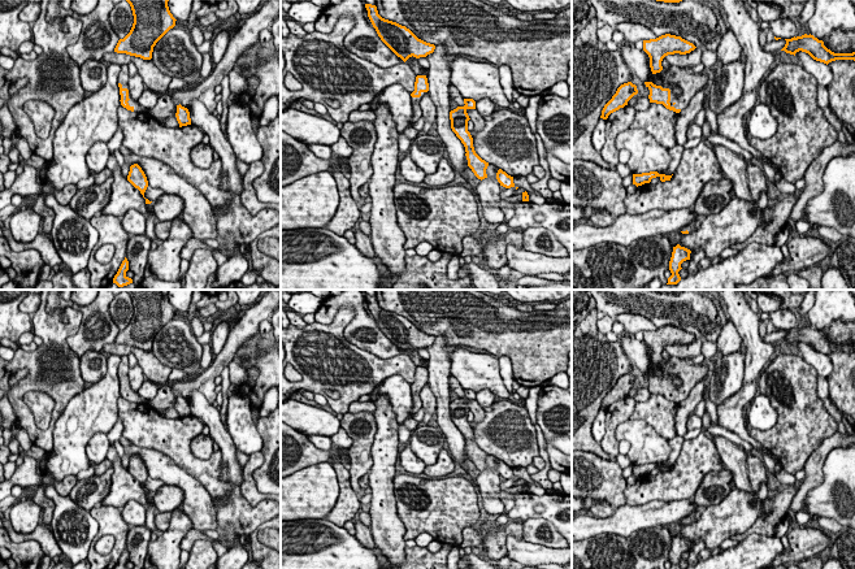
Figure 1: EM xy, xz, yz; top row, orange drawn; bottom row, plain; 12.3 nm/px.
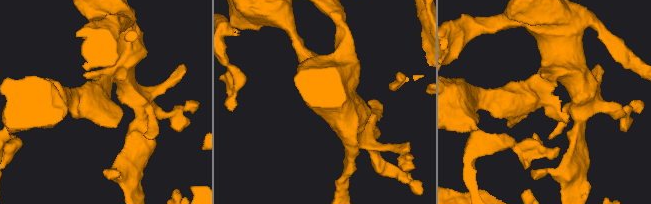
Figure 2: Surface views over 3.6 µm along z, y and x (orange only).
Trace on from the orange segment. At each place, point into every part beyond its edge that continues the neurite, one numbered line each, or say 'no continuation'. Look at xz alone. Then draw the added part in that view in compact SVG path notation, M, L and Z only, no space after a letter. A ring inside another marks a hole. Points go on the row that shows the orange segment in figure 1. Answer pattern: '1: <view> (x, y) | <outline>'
1: xz (417, 113) | M421 92L420 97L412 97L413 116L412 116L412 120L408 123L408 127L412 127L412 125L422 117L422 110L420 108L420 101L424 97L425 94L426 92Z

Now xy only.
1: xy (138, 108) | M129 92L129 105L134 108L134 112L135 113L142 113L142 112L147 112L147 109L144 107L142 107L136 100L134 100L131 96L130 96L130 92Z

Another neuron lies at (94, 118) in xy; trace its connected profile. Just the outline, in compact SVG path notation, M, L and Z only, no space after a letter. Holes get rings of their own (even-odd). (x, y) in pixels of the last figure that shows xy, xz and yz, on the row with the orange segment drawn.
M109 64L105 84L75 104L57 127L53 158L44 177L44 182L55 190L62 190L68 184L88 178L87 152L96 142L108 144L118 130L120 71L121 65Z

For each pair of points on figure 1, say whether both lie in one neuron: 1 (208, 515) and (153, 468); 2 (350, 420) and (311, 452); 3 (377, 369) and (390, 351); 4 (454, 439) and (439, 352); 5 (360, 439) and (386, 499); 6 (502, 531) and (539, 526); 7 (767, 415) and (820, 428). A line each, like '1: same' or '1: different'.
1: same
2: different
3: different
4: same
5: different
6: different
7: different

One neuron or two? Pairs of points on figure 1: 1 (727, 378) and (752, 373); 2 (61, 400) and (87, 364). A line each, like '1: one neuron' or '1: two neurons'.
1: two neurons
2: two neurons

